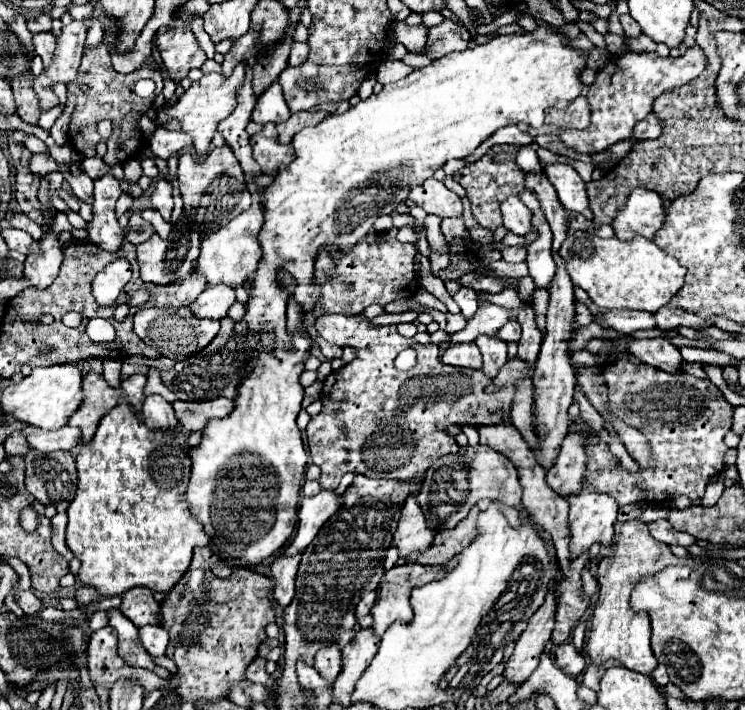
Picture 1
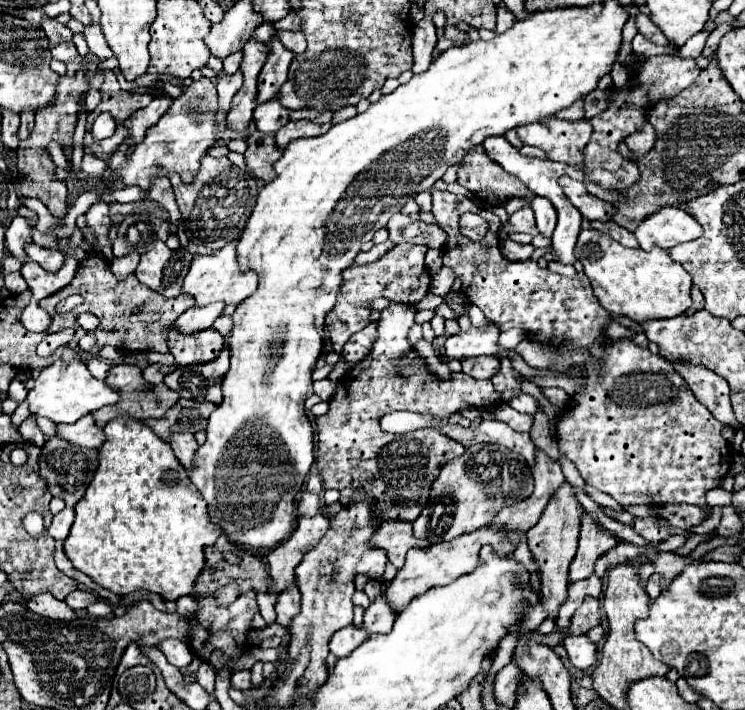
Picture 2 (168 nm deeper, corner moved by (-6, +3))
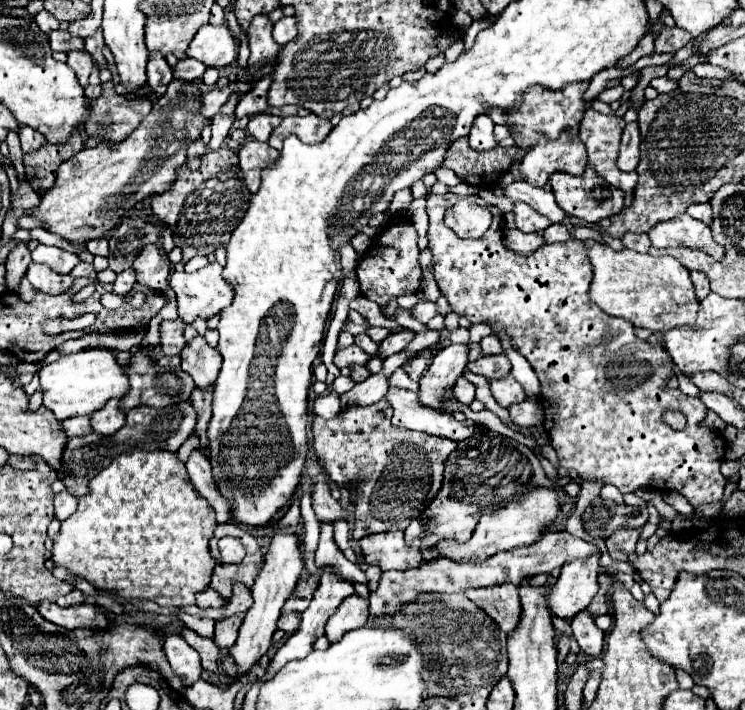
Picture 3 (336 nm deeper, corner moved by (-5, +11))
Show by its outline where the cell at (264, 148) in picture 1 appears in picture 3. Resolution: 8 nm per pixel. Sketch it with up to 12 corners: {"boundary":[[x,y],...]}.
{"boundary":[[248,140],[238,152],[246,186],[260,186],[260,172],[274,164],[278,150]]}

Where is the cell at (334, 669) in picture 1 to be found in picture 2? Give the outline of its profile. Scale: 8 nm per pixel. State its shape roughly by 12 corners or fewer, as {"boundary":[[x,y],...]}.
{"boundary":[[347,626],[331,636],[329,652],[349,656],[367,640],[363,628]]}

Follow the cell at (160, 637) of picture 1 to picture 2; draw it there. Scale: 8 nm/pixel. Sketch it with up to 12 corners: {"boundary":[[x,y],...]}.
{"boundary":[[177,638],[159,642],[159,650],[171,664],[183,668],[195,654]]}

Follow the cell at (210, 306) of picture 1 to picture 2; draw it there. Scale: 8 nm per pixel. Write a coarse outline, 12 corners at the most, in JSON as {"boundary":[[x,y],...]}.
{"boundary":[[225,302],[193,306],[175,320],[183,334],[209,328]]}

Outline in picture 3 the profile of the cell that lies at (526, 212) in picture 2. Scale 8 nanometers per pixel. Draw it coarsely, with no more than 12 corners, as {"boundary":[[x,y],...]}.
{"boundary":[[516,202],[516,226],[520,232],[538,232],[550,220],[528,204]]}

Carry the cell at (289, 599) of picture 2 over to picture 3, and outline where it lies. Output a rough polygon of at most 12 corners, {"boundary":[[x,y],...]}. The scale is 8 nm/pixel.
{"boundary":[[296,612],[282,614],[278,628],[288,636],[300,626]]}

